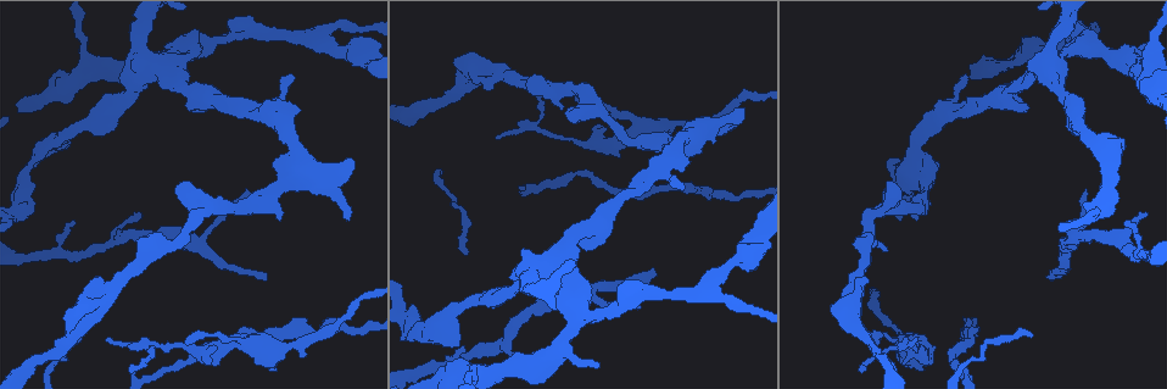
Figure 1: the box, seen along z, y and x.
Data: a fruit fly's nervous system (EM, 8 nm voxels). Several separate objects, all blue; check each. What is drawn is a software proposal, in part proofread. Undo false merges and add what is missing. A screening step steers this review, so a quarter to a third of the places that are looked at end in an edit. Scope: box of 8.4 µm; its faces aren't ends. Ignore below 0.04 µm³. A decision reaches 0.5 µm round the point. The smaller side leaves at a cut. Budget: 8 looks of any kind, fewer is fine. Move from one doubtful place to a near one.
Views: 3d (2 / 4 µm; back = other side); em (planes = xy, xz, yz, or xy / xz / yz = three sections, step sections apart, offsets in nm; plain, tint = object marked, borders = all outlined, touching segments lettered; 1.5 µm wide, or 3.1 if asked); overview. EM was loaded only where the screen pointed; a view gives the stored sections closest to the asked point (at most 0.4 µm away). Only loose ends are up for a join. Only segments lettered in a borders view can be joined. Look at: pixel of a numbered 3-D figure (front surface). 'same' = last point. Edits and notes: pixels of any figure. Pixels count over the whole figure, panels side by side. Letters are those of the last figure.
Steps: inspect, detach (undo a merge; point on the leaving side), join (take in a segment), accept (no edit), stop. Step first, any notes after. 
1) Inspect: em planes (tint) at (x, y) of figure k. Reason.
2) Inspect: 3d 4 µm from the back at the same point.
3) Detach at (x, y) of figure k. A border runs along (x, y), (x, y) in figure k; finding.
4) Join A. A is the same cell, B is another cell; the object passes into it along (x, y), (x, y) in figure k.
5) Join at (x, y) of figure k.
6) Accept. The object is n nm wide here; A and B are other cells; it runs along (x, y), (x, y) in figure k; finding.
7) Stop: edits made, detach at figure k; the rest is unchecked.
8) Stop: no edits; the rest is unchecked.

Inspect: 3d 2 µm at (883, 249) of figure 1. Free end.

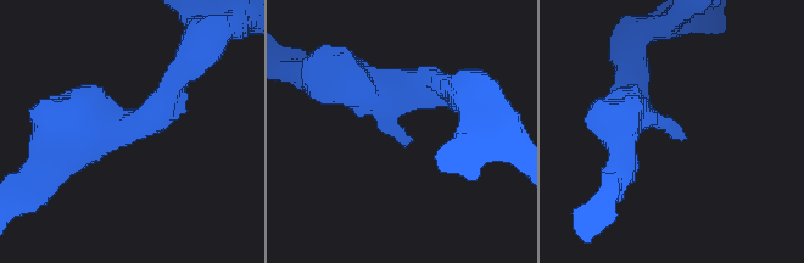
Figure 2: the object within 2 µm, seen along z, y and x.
Inspect: em planes (tint) at (683, 138) of figure 2. The arms are 200, 280 nm wide; now the EM.

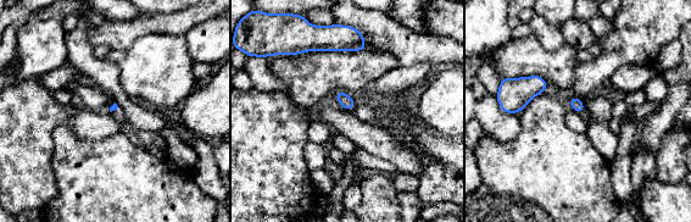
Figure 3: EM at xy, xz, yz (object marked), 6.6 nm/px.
Inspect: em planes (borders) at the same point. See the neighbours.

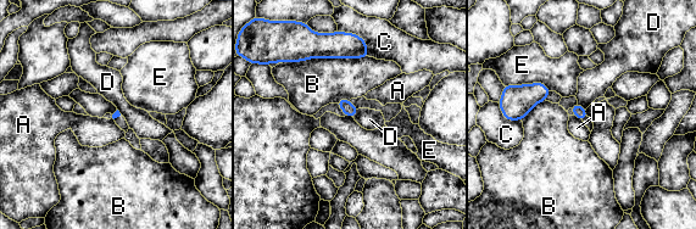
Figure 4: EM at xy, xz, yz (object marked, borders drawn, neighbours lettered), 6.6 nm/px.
Accept. A, B, C, D and E are other cells; a border runs along (573, 115), (582, 121) in figure 4; no lettered segment goes on from it.

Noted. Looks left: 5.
Inspect: em xy step 8 (borders) at (1047, 278) of figure 1.

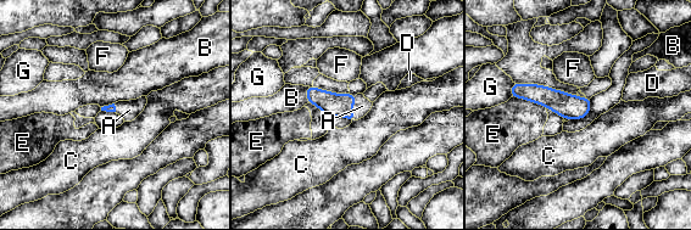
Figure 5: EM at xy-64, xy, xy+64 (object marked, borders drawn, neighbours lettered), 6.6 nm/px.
Inspect: em planes (borders) at the same point.

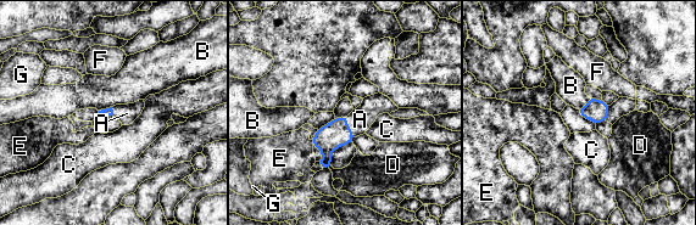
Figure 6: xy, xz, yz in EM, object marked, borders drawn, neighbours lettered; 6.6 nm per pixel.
Join A. A is the same cell, B, C, D, E, F and G are other cells; the object passes into it along (335, 134), (349, 127), (360, 119) in figure 6; the neuron continues.

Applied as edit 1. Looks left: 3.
Inspect: 3d 2 µm at (832, 316) of figure 1. Branch stops here.

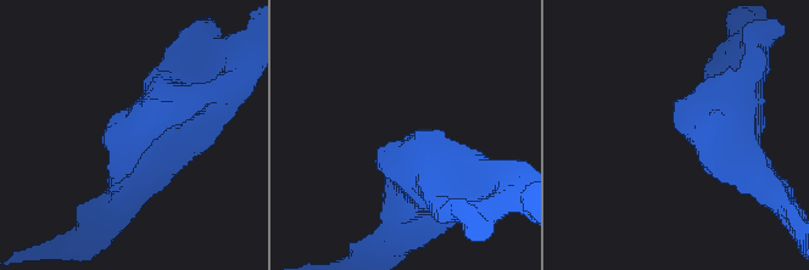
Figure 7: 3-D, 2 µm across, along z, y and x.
Inspect: em planes (borders) at (408, 137) of figure 7. Shape alone is not enough.

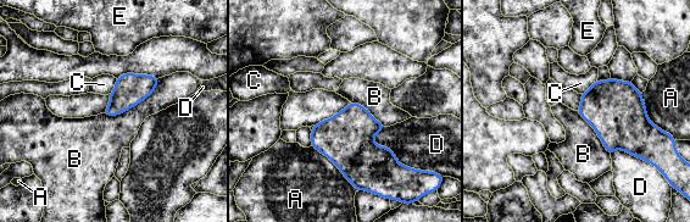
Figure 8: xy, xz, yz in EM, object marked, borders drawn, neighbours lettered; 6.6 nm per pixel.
Accept. The object is 200 nm wide here; A, B, C, D and E are other cells; none of them fits.

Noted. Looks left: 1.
Stop: edits made, join at figure 6; the rest is unchecked.

